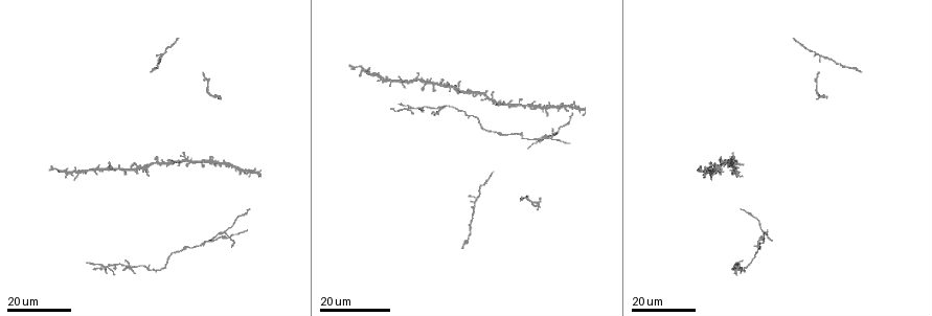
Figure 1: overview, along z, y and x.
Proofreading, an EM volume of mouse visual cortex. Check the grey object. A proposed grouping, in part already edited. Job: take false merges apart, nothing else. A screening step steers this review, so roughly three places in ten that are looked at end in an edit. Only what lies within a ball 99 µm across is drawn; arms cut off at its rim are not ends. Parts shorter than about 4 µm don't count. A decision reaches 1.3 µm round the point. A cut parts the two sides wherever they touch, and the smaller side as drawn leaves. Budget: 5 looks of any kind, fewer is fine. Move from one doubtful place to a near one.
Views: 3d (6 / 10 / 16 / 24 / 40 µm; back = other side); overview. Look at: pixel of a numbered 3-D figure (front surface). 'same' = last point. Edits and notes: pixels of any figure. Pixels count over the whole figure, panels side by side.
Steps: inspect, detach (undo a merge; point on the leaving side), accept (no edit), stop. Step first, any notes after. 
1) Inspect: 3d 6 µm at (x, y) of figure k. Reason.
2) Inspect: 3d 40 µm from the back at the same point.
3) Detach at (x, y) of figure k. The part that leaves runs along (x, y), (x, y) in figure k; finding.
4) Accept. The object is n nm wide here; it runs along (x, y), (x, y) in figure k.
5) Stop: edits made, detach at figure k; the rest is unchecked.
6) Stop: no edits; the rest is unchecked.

Inspect: 3d 24 µm at (129, 266) of figure 1. Four or more arms meet.

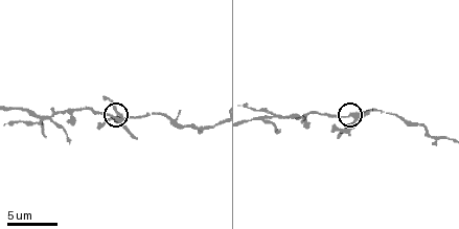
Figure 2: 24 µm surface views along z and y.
Inspect: 3d 6 µm at (354, 119) of figure 2. Zoom in.

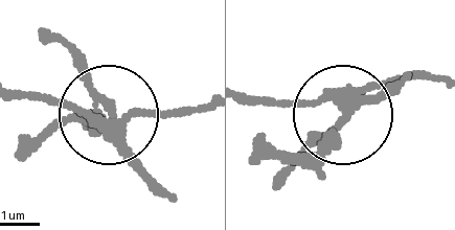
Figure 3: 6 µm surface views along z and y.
Detach at (94, 90) of figure 3. The object is 300 nm wide here; the part that leaves runs along (112, 134), (88, 67), (45, 30) in figure 3; two neurons meet here.

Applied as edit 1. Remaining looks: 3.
Inspect: 3d 10 µm at (170, 116) of figure 2. Thin arm on a thick one.

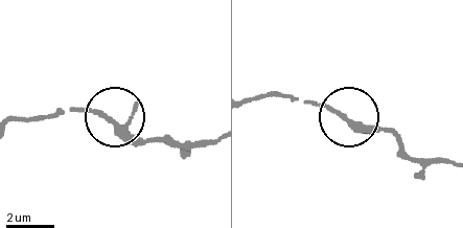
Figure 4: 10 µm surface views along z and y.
Accept. The object is 180 nm wide here; one neuron here.

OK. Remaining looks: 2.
Inspect: 3d 16 µm at (54, 112) of figure 2. Three arms meet.

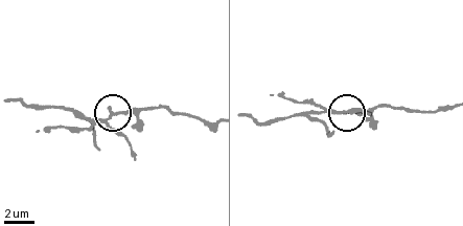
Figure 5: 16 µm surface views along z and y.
Inspect: 3d 16 µm from the back at (113, 111) of figure 5.

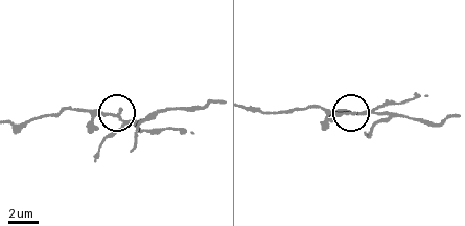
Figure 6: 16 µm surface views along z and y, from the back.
Detach at (136, 134) of figure 6. The part that leaves runs along (131, 123), (144, 122), (160, 112), (215, 100) in figure 6; a second neuron is stuck on.

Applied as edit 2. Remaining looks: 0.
Stop: edits made, detach at figure 3, detach at figure 6; the rest is unchecked.

